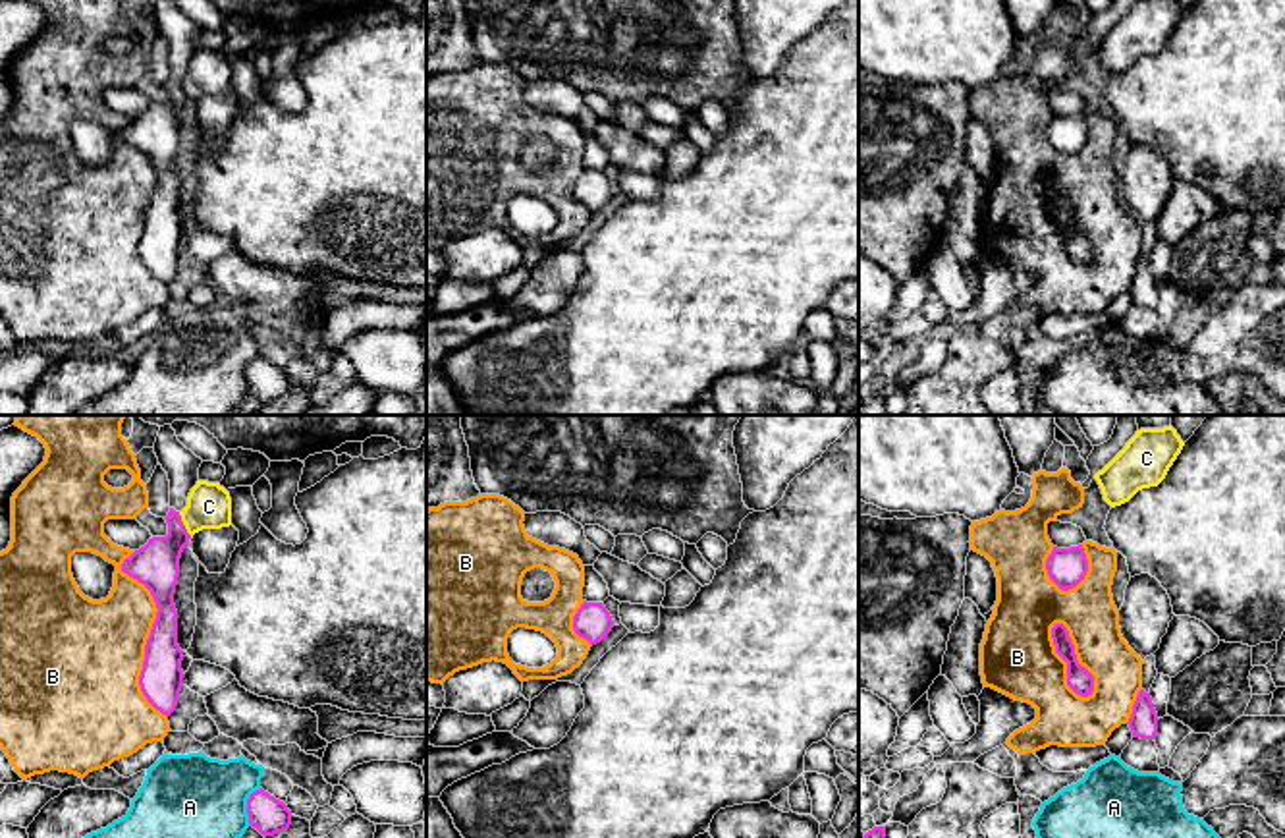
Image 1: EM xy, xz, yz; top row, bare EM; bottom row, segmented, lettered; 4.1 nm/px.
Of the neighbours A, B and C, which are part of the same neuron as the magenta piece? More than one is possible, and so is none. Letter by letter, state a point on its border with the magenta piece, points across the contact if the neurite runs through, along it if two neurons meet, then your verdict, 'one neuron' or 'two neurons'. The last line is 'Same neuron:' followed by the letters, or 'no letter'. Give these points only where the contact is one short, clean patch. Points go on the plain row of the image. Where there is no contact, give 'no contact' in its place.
A: xy (247, 373) | two neurons
B: xy (151, 199) | two neurons
C: xy (182, 91) | along xy (178, 80), (191, 103) | two neurons
Same neuron: no letter

